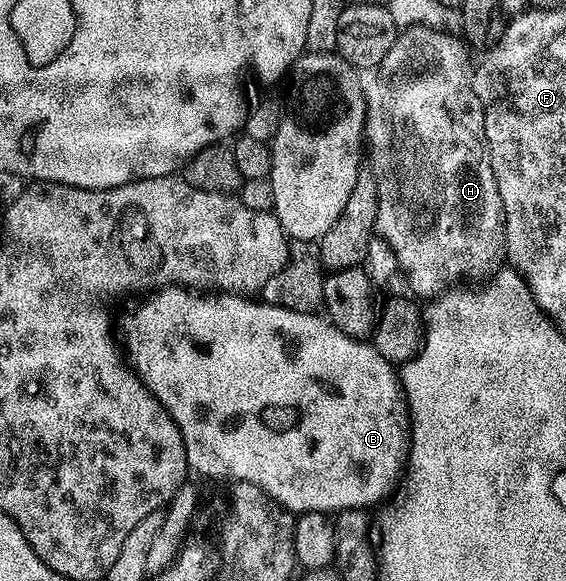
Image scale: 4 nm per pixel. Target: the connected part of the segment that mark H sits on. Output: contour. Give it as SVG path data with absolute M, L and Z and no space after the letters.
M413 26L401 29L396 35L390 52L386 52L386 56L371 75L371 78L373 77L372 83L367 83L364 91L364 100L368 104L368 115L364 117L366 150L367 153L368 150L372 153L372 162L376 165L374 182L378 187L378 197L380 199L376 209L375 233L383 239L388 249L395 254L399 273L402 278L408 281L409 288L413 290L411 293L417 299L424 298L423 300L439 298L444 291L453 289L457 284L463 283L460 282L463 278L487 279L506 258L504 209L502 208L502 196L498 196L498 184L494 180L494 168L488 151L488 141L484 131L484 109L472 87L470 62L468 66L469 47L463 41L461 42L454 35L447 34L444 28Z

